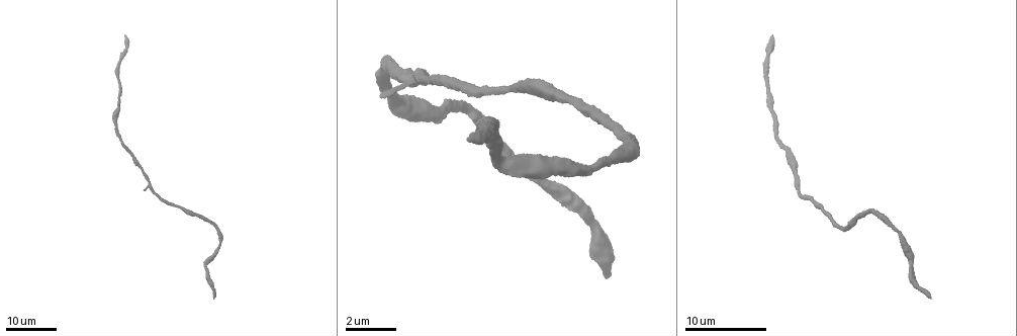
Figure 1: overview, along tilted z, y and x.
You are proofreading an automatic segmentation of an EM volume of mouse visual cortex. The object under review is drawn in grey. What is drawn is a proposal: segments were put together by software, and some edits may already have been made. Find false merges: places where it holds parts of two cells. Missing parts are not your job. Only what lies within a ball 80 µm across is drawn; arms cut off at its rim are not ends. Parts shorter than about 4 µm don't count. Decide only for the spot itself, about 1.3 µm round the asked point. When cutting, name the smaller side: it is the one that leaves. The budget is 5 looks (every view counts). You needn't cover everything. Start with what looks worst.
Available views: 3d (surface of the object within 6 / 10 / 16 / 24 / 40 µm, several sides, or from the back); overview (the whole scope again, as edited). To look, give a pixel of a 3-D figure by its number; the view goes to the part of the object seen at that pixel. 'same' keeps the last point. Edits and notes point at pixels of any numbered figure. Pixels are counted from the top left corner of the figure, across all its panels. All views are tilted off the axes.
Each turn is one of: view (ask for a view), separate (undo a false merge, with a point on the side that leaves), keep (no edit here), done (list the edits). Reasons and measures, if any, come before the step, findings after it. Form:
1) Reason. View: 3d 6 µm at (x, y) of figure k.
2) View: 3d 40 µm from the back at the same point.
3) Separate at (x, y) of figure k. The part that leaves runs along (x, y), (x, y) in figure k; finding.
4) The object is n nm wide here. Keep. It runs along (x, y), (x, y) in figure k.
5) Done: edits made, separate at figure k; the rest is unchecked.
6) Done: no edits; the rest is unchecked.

View: 3d 16 µm at (146, 179) of figure 1.

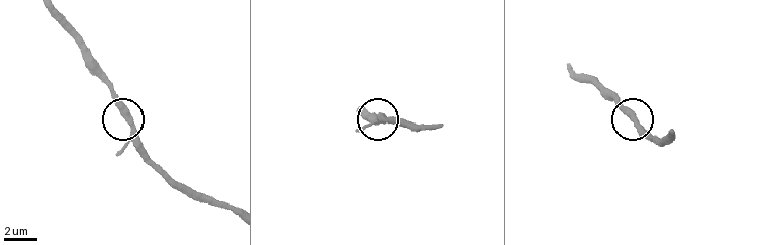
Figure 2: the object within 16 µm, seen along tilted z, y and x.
Closer look. View: 3d 6 µm at (129, 116) of figure 2.

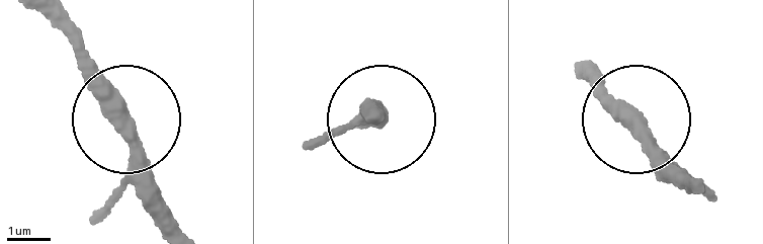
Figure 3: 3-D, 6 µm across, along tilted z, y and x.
The object is 370 nm wide here. Keep. It runs along (639, 112), (575, 77) in figure 3; continuous, no second cell.

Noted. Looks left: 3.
Calibre changes. View: 3d 16 µm at (790, 153) of figure 1.

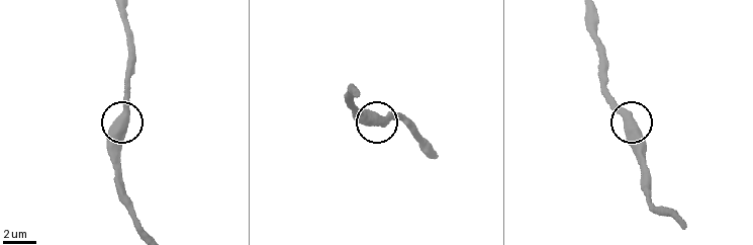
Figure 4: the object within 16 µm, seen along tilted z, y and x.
View: 3d 6 µm at (120, 118) of figure 4.

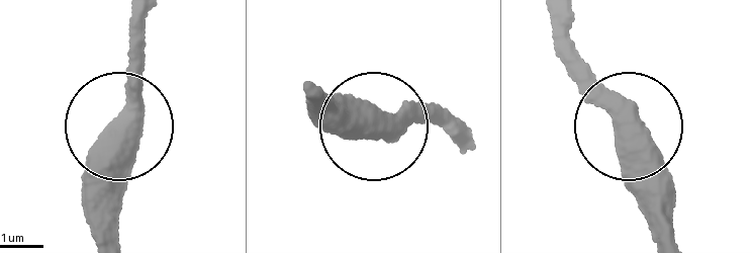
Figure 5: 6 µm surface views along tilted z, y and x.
The object is 480 nm wide here. Keep. It runs along (673, 237), (659, 156), (557, 56) in figure 5; continuous, no second cell.

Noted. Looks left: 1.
Done: no edits; the rest is unchecked.

